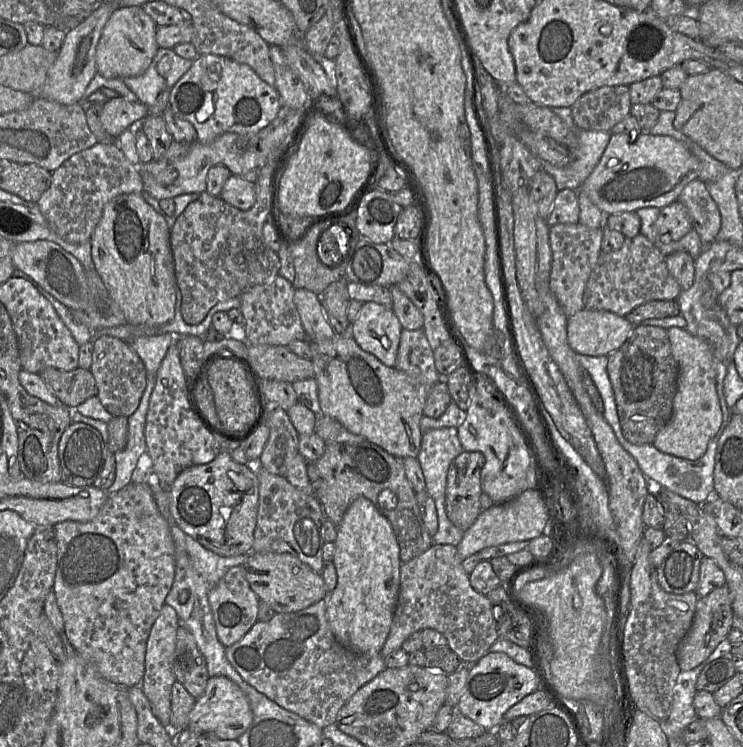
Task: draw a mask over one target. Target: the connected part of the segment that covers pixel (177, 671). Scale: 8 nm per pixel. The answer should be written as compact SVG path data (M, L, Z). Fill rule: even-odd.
M180 625L177 631L173 672L176 681L195 699L203 695L210 679L207 663L198 649L194 636L183 625Z

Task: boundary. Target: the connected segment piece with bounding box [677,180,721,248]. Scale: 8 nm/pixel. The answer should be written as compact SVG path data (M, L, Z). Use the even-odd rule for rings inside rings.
M701 180L690 182L677 200L687 208L692 228L698 233L703 247L715 241L721 218L718 207L708 192L707 184Z

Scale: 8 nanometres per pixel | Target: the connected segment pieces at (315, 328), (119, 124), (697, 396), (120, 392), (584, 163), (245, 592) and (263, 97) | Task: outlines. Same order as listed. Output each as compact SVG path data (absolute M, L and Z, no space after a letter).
M297 288L294 291L294 303L307 339L325 340L334 336L335 332L325 316L317 294L304 288Z
M115 97L104 104L100 121L106 132L115 139L131 125L139 125L148 114L148 107L140 101L129 102Z
M667 329L672 355L678 365L677 391L668 423L657 433L653 445L661 452L687 460L697 460L707 451L710 440L722 423L716 390L716 370L710 344L686 329Z
M101 336L93 343L90 367L100 403L114 417L129 417L139 406L147 383L147 371L143 361L129 343L113 336Z
M555 107L551 110L571 129L578 144L573 150L568 149L570 161L566 166L556 167L541 161L541 169L554 178L558 191L563 189L578 190L601 159L611 133L588 131L577 127L570 107Z
M243 565L231 567L216 586L209 592L208 600L216 625L219 641L225 648L240 641L258 622L260 600L251 589Z
M207 54L198 55L188 71L171 88L169 107L175 115L193 125L198 142L209 144L227 132L241 135L259 132L276 118L281 108L281 100L275 87L264 82L247 64L238 63L227 57Z

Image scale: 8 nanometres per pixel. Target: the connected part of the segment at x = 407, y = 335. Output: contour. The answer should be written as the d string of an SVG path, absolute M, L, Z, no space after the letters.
M422 329L401 331L395 368L430 387L444 380L435 367L434 350Z

